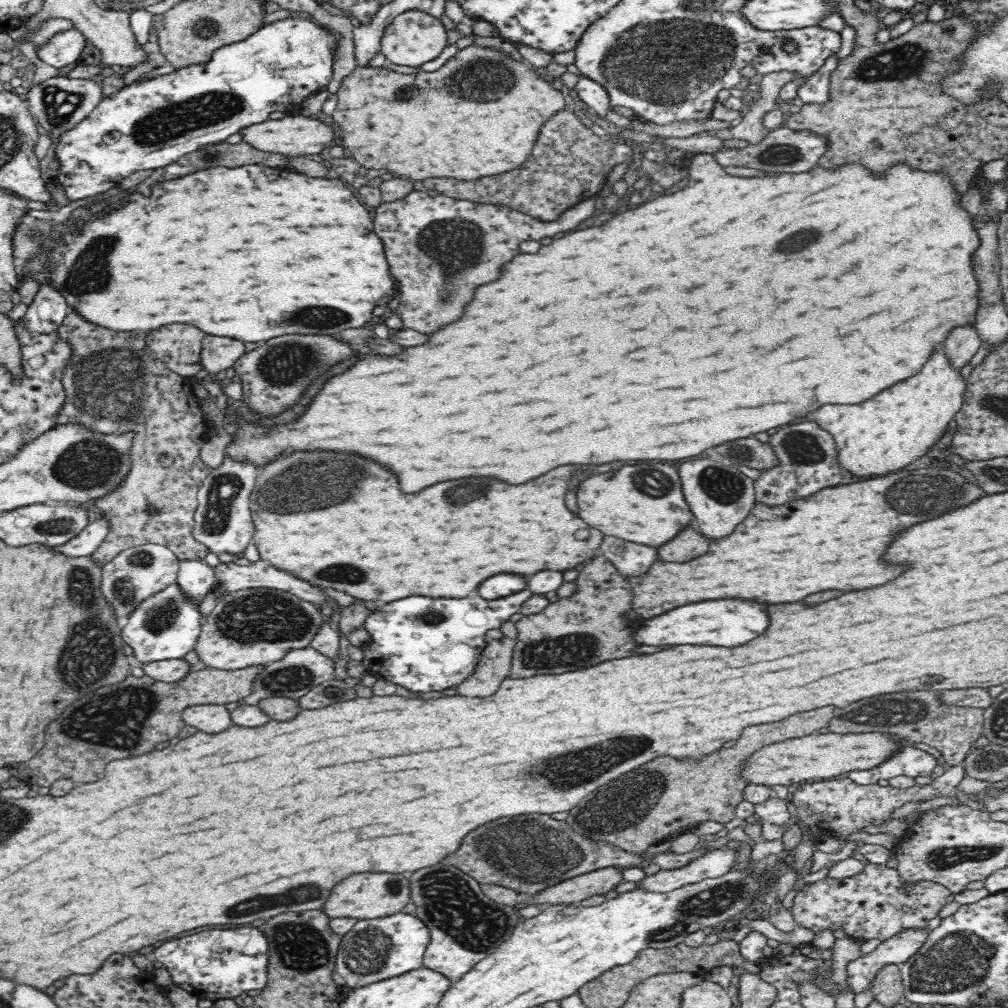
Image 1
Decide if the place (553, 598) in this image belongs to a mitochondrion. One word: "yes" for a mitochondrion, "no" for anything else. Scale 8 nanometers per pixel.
no

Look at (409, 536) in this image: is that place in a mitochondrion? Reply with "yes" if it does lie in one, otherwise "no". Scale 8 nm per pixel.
no

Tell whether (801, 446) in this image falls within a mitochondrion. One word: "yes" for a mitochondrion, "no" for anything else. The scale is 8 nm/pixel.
yes

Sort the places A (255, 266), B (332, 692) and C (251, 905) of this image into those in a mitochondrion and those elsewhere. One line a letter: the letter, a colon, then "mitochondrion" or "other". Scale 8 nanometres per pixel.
A: other
B: mitochondrion
C: mitochondrion

